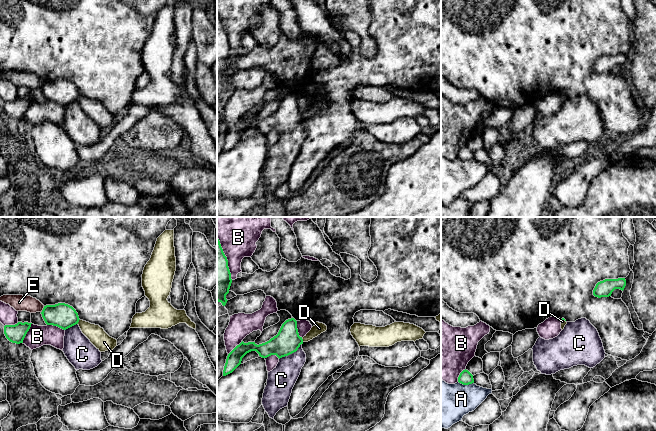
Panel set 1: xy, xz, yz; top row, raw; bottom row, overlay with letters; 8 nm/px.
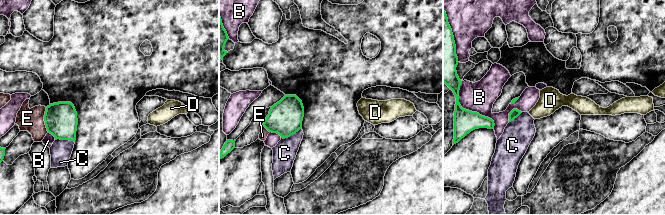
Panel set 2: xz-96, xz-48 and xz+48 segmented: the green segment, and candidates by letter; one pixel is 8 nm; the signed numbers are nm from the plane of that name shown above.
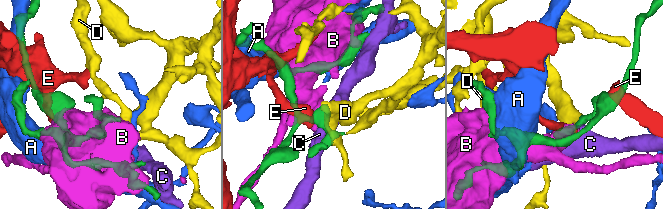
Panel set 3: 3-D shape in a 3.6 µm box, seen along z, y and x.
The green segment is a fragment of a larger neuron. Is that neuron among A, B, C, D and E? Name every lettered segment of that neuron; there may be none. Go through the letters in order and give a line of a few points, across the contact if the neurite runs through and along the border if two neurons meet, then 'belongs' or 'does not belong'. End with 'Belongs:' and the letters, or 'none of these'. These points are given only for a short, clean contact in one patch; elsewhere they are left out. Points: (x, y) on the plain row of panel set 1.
A: does not belong
B: does not belong
C: does not belong
D: xy (64, 92), (78, 97), (98, 113) | belongs
E: xy (44, 82), (41, 88) | does not belong
Belongs: D

